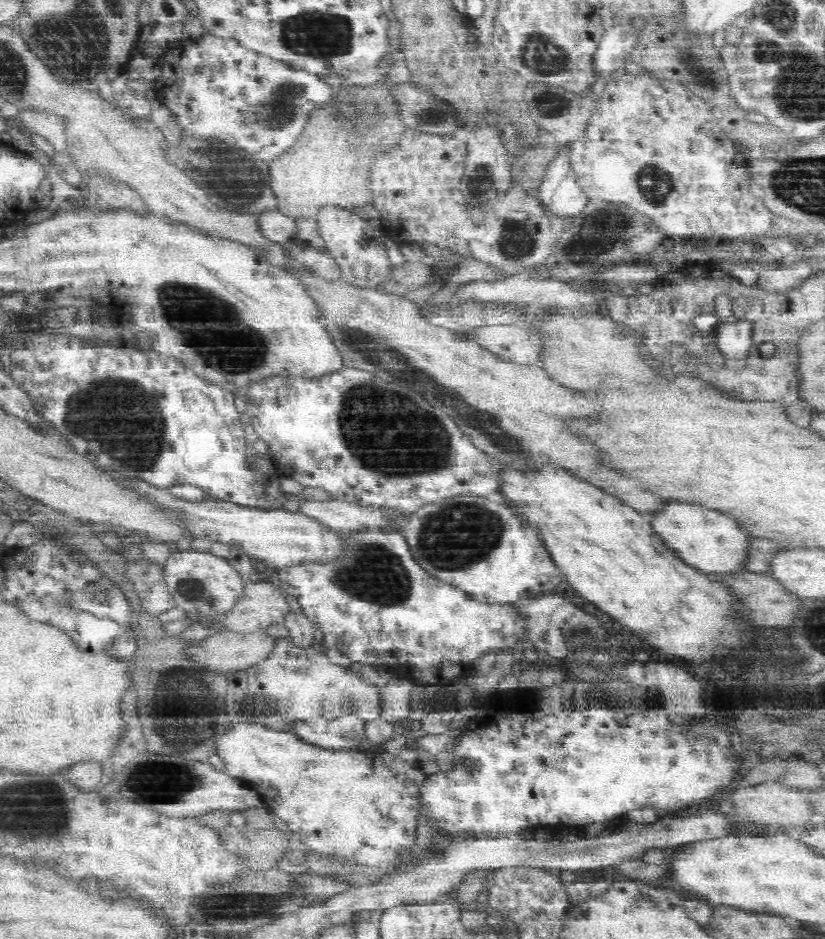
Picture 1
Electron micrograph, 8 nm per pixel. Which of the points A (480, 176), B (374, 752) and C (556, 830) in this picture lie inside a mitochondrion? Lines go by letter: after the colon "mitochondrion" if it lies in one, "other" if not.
A: mitochondrion
B: other
C: other

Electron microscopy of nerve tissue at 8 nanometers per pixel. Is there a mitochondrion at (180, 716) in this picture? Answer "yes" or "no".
yes

